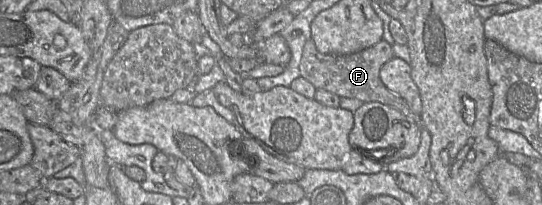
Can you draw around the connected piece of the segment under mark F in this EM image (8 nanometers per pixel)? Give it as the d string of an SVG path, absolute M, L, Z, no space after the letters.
M312 39L306 41L300 62L300 75L316 89L327 90L339 97L354 98L364 103L379 102L395 108L405 116L413 119L422 127L421 116L415 114L406 101L389 91L380 79L381 67L394 57L392 46L384 40L358 53L343 56L320 53Z

